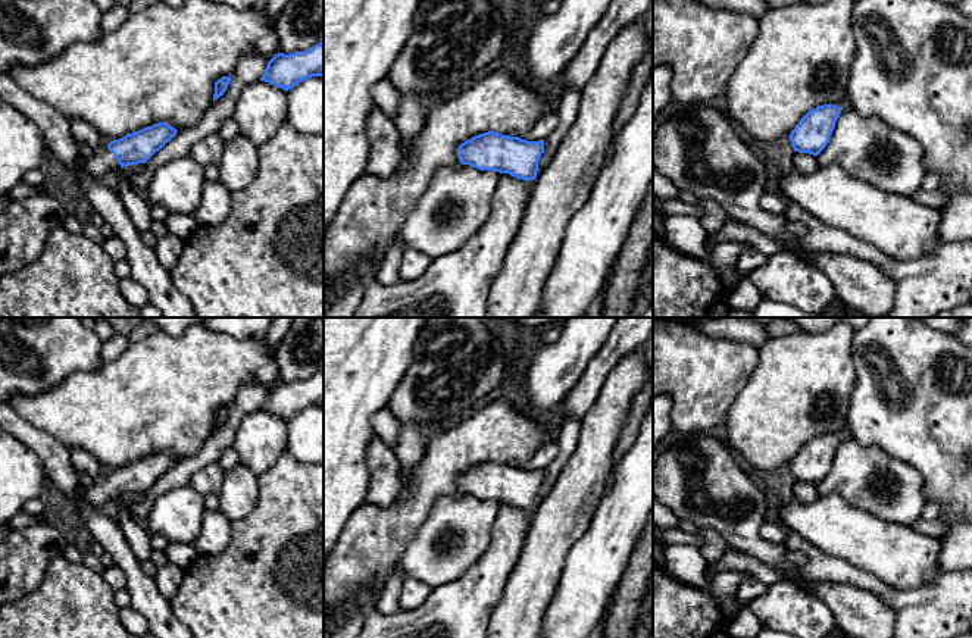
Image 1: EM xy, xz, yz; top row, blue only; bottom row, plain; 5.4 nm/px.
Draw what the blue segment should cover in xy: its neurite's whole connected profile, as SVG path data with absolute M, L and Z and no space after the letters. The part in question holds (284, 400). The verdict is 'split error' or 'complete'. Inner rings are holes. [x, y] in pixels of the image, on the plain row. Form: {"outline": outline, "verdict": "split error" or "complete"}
{"outline": "M324 370L304 381L275 384L268 391L260 410L288 420L299 412L312 406L324 407Z", "verdict": "complete"}

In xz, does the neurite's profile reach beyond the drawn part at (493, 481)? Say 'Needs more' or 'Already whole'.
Already whole

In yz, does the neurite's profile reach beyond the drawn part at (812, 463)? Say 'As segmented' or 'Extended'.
As segmented

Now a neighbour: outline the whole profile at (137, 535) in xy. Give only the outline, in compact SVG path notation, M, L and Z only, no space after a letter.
M122 498L112 504L112 512L122 529L132 553L143 563L151 557L151 534L126 509Z

